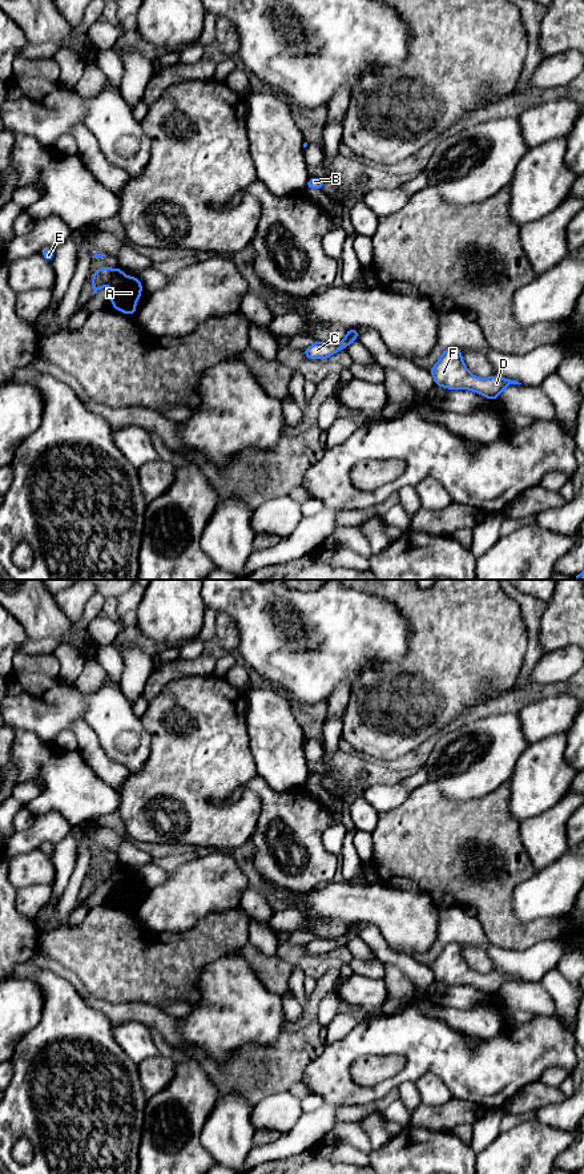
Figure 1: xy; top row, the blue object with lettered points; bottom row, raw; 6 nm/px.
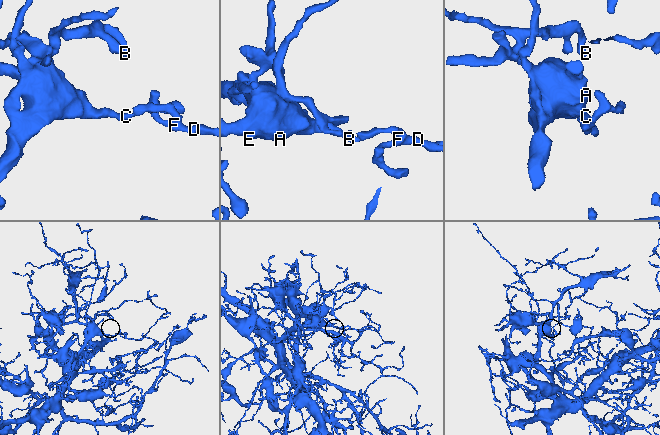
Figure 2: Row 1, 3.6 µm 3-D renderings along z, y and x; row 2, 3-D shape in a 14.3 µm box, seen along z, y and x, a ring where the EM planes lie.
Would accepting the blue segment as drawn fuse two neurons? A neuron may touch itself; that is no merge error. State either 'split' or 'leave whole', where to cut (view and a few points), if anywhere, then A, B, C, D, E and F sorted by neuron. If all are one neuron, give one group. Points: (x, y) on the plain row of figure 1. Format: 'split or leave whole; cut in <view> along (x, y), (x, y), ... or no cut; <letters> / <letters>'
leave whole; no cut; A B C D E F

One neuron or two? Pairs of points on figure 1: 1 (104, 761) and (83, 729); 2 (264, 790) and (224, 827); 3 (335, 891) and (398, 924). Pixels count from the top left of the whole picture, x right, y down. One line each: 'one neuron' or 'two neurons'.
1: one neuron
2: two neurons
3: one neuron

